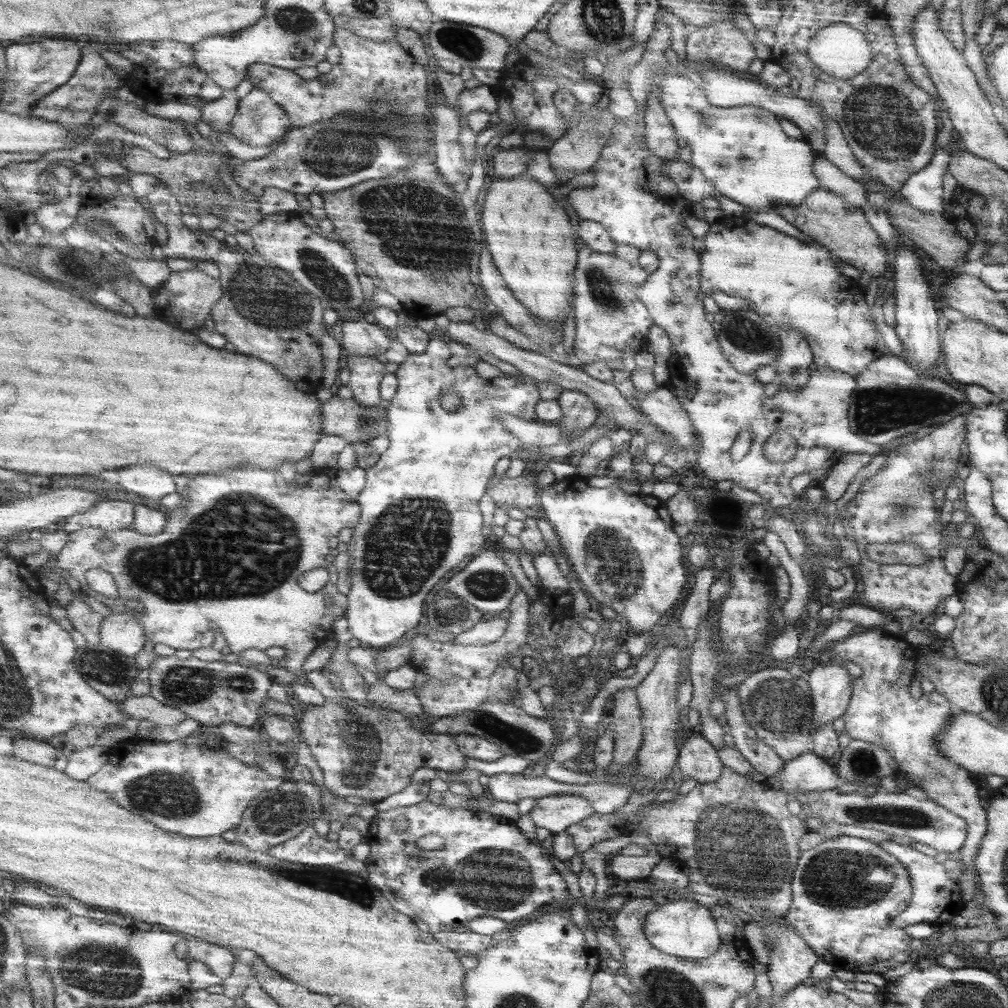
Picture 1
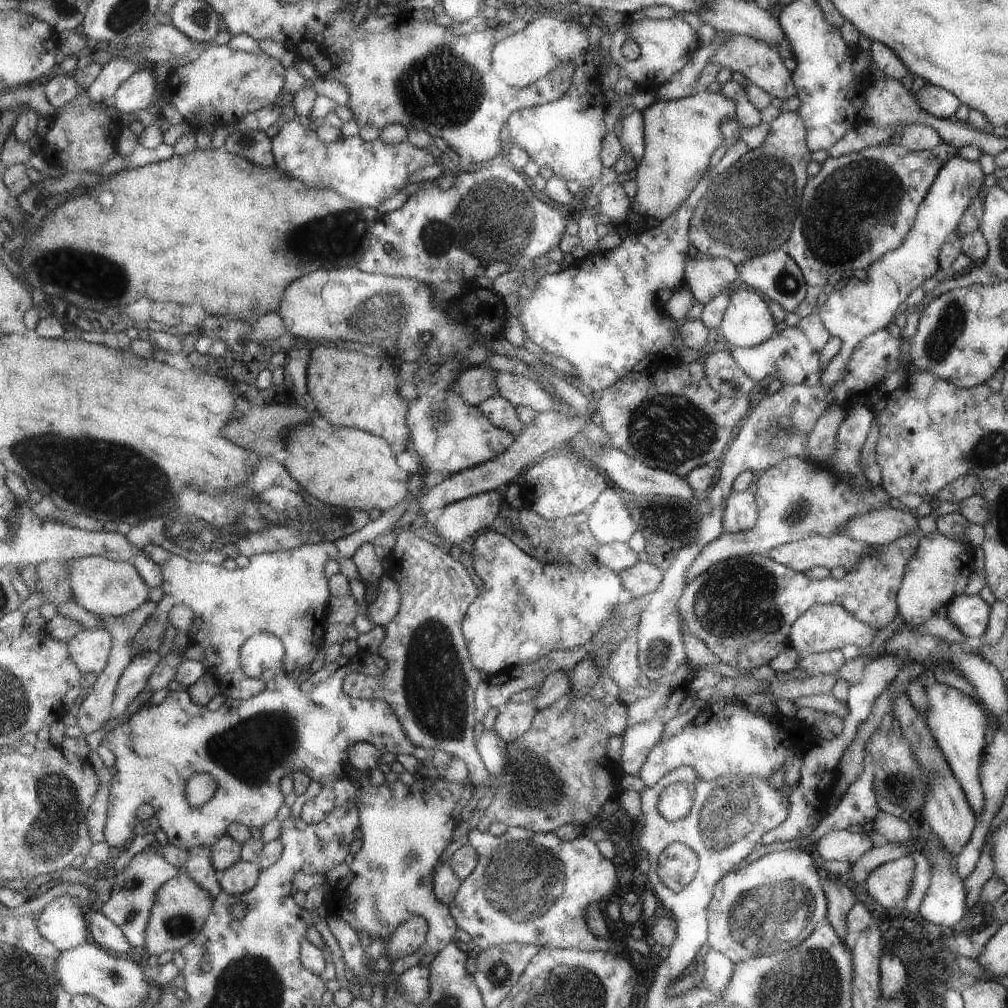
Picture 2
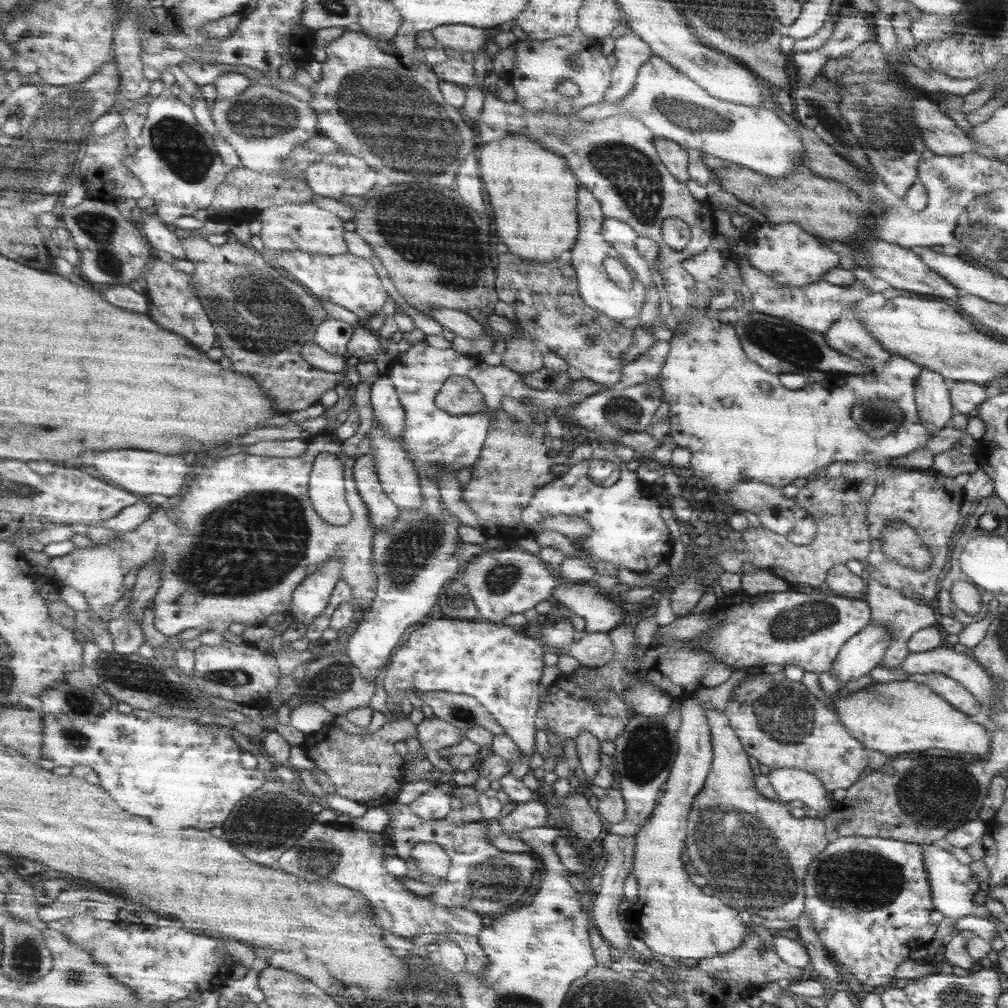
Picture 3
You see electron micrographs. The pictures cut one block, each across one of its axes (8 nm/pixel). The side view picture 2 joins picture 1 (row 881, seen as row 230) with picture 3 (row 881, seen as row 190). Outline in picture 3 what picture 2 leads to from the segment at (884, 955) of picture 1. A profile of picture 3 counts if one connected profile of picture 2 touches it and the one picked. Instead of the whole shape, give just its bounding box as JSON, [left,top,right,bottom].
[803,836,937,986]

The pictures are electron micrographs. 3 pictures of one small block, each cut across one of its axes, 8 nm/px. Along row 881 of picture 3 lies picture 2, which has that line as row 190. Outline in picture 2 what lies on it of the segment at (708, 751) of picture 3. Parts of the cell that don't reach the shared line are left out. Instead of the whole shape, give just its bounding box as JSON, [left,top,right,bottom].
[633,92,735,222]

